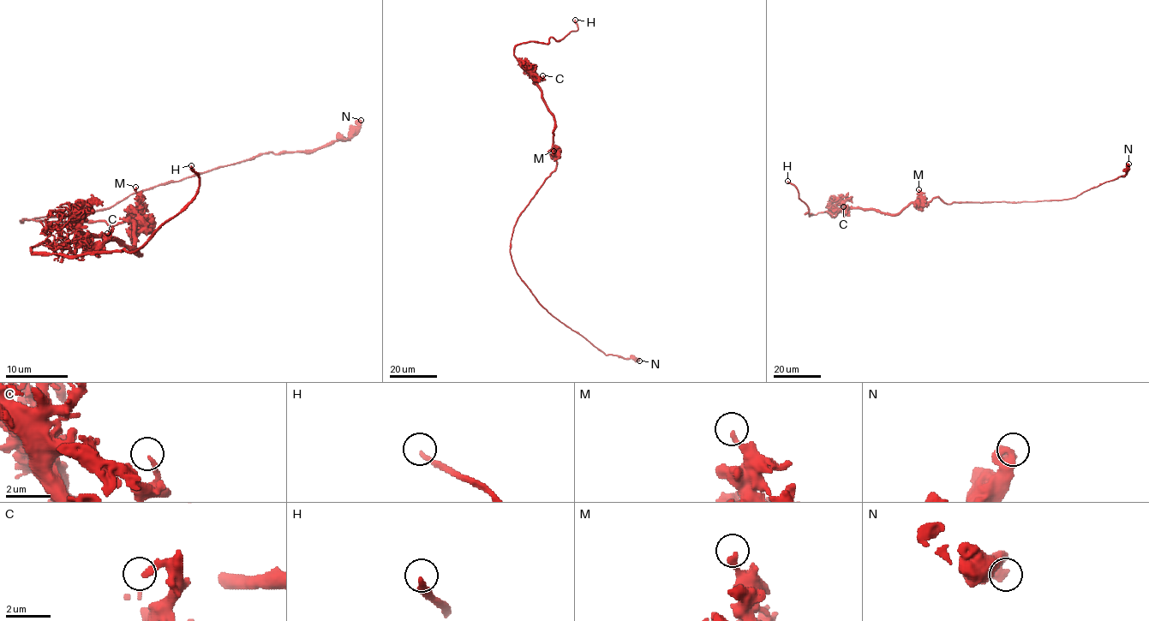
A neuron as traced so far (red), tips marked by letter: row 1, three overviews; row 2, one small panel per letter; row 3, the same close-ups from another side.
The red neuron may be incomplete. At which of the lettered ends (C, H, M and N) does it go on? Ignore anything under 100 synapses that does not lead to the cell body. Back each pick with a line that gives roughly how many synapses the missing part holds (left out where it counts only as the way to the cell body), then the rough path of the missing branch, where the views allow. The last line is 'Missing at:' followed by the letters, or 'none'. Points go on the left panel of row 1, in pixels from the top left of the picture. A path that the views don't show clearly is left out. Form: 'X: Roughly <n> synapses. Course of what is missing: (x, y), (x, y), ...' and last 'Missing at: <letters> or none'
H: Course of what is missing: (191, 165), (164, 154), (157, 146), (157, 137), (151, 132)
Missing at: H

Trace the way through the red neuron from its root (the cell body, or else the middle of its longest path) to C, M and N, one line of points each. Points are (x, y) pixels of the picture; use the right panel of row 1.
C: (954, 202), (946, 204), (936, 197), (910, 202), (895, 214), (843, 206)
M: (954, 202), (946, 204), (937, 197), (926, 201), (918, 189)
N: (954, 202), (1068, 200), (1123, 176), (1128, 164)

